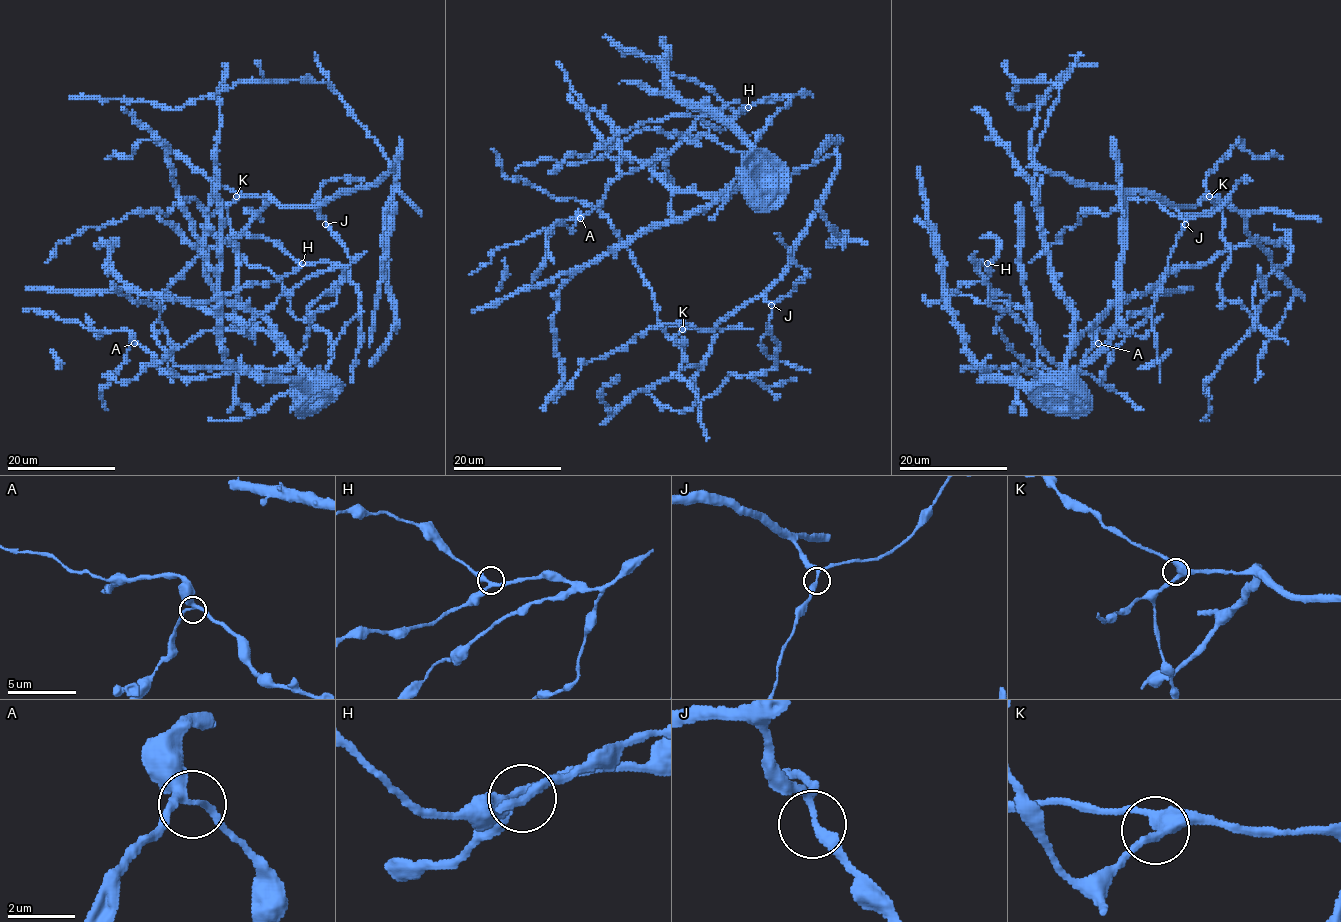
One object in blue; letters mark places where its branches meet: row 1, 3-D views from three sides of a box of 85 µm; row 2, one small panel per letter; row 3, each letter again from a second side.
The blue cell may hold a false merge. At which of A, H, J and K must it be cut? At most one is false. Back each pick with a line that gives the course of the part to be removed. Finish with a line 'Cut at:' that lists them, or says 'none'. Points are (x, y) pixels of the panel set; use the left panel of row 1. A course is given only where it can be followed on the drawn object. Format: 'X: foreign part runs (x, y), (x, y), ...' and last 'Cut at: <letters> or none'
Cut at: none

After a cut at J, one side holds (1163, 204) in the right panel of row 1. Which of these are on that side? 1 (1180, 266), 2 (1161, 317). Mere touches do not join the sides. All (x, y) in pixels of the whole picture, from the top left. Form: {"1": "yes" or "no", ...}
{"1": "yes", "2": "yes"}

